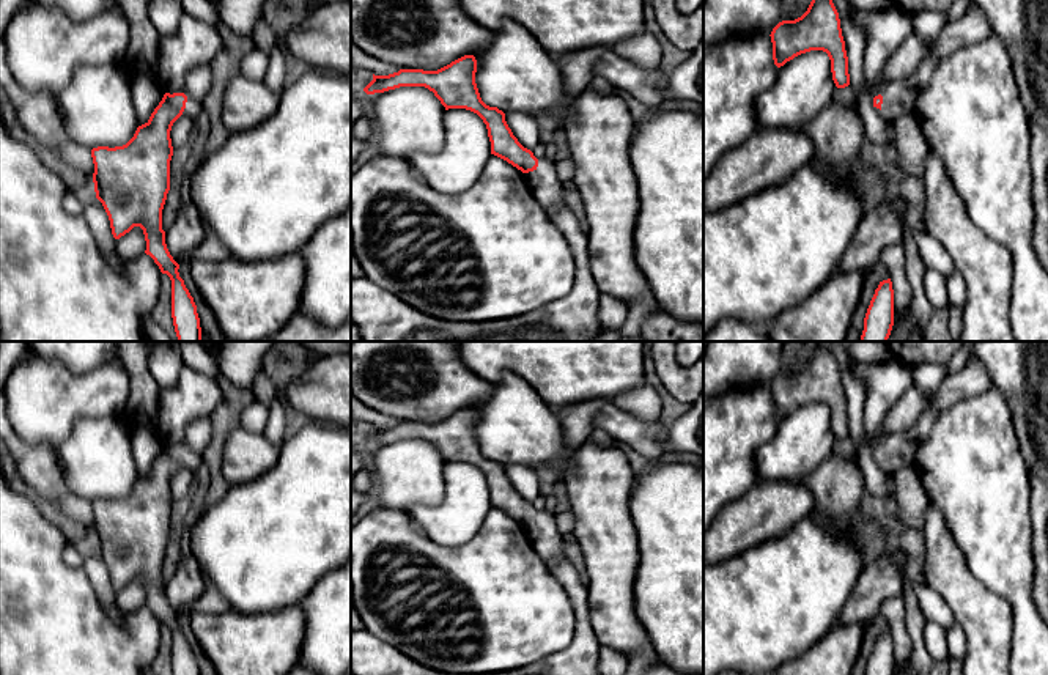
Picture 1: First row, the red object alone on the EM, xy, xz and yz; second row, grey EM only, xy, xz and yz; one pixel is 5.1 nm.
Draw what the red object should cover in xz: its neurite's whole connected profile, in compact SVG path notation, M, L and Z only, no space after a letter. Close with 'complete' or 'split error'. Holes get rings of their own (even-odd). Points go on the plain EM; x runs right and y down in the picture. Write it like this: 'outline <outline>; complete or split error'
outline M464 408L437 423L400 422L389 428L375 428L363 441L367 447L384 445L400 439L425 439L448 461L466 461L477 466L488 481L491 507L521 522L532 541L533 551L546 563L565 559L563 535L559 532L555 515L537 511L513 488L505 474L505 466L486 458L475 436L477 412Z; split error

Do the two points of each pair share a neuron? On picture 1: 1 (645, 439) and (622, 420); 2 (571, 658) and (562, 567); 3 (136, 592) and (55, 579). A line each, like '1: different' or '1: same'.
1: same
2: same
3: different

